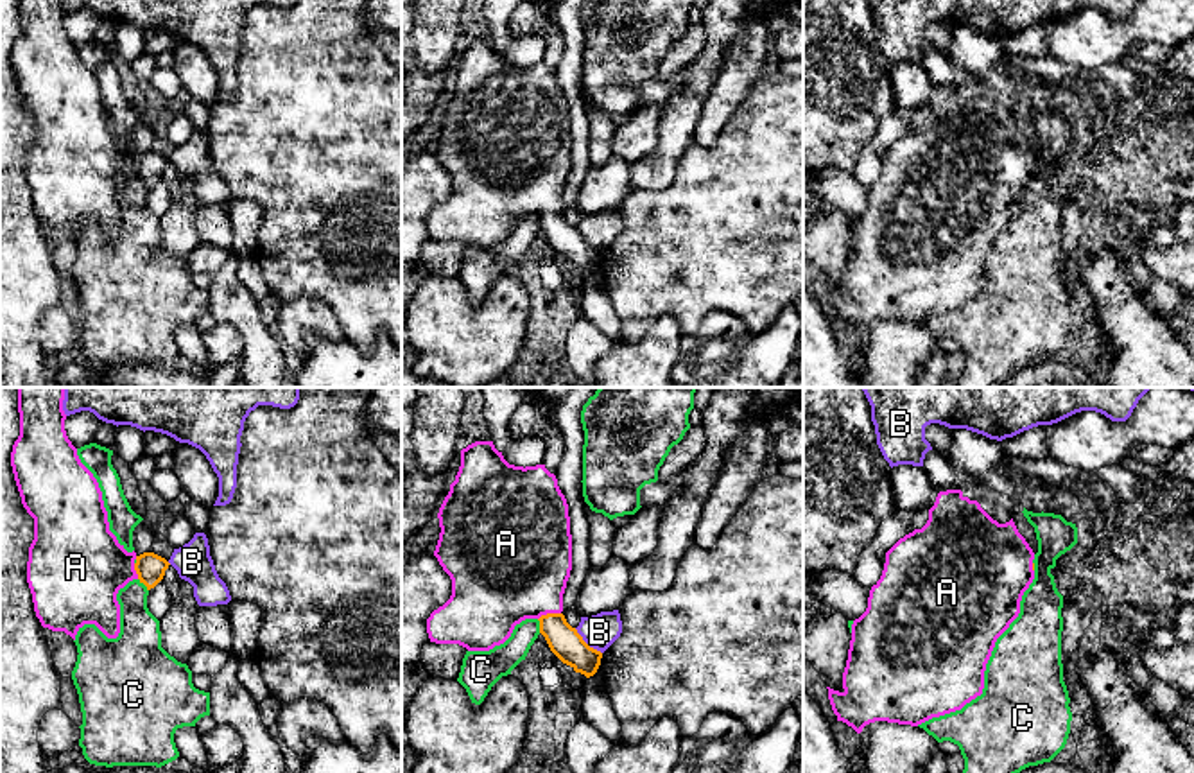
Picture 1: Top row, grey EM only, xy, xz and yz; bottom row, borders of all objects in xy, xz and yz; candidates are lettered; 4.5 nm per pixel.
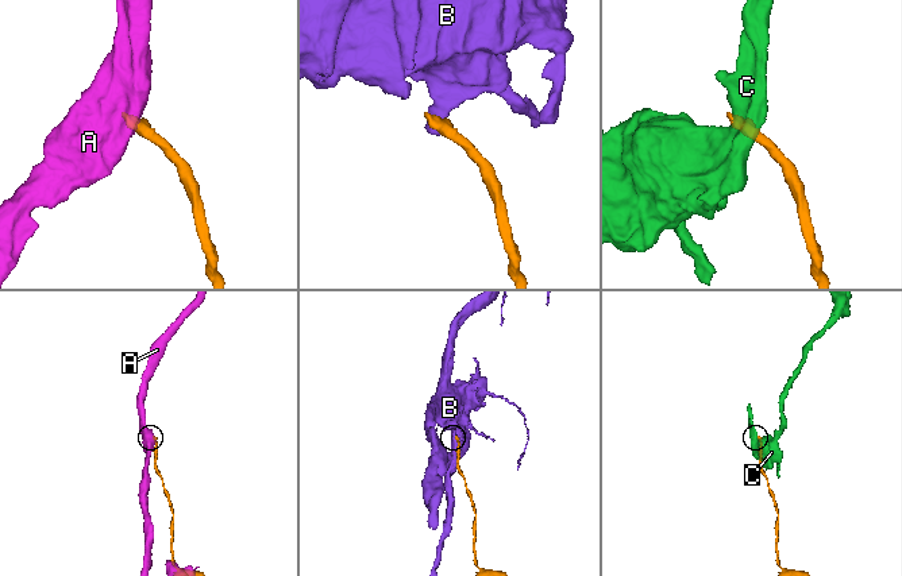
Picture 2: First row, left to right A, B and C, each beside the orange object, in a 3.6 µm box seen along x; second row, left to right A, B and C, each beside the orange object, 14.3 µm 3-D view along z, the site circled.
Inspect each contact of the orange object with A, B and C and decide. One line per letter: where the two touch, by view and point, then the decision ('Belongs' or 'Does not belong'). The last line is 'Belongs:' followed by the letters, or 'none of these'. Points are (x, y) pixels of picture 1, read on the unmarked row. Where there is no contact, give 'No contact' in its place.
A: Touches orange at xz (549, 212). Belongs
B: Touches orange at xz (585, 241). Does not belong
C: Touches orange at xy (144, 182). Does not belong
Belongs: A

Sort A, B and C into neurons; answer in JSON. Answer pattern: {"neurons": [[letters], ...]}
{"neurons": [["A"], ["B"], ["C"]]}

